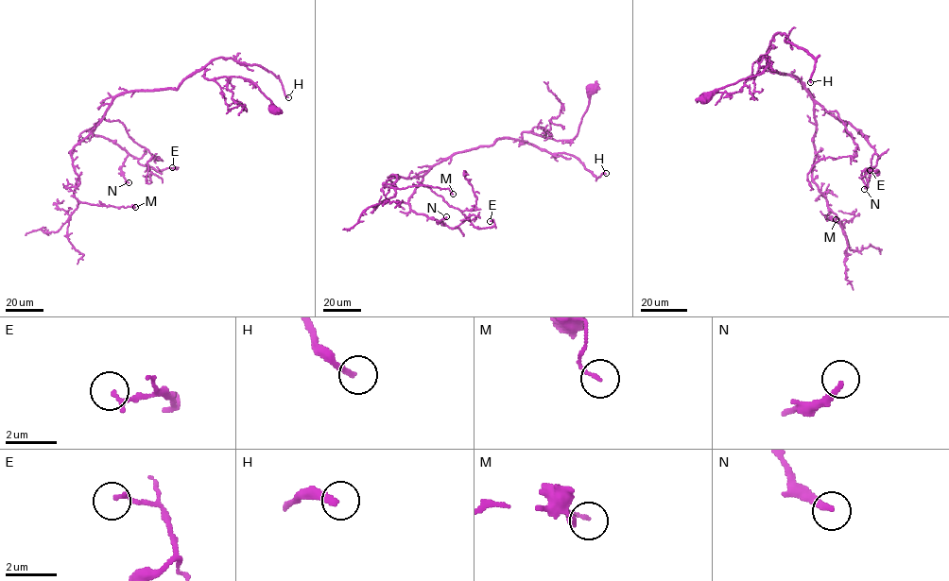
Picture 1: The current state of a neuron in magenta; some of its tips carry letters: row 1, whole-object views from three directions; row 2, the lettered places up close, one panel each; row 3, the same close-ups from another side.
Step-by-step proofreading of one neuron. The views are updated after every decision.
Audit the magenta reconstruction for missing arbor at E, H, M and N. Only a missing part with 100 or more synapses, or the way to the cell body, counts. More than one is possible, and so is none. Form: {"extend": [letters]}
{"extend": ["H"]}

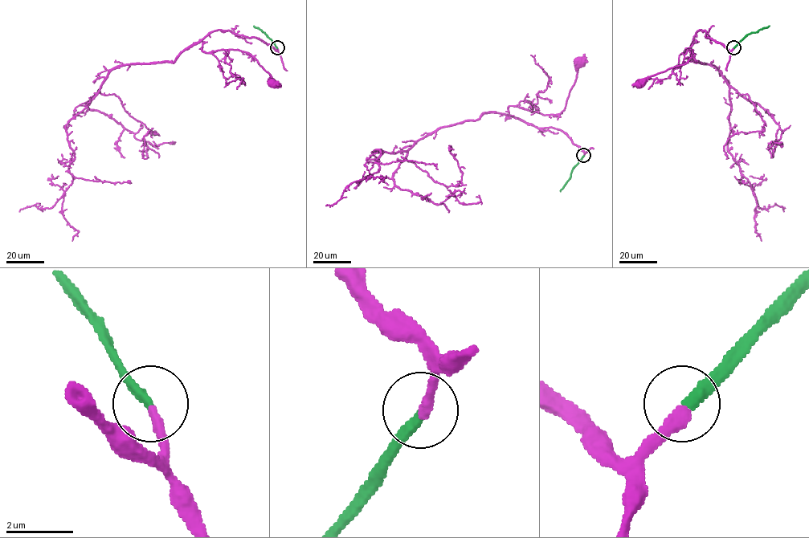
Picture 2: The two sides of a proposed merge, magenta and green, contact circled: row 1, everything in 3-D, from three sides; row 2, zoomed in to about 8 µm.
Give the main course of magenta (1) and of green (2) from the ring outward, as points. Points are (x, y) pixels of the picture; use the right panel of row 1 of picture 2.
1: (733, 48), (730, 50), (700, 30), (693, 38), (696, 41), (684, 51), (692, 50), (687, 61), (639, 83)
2: (733, 47), (748, 34), (769, 26)

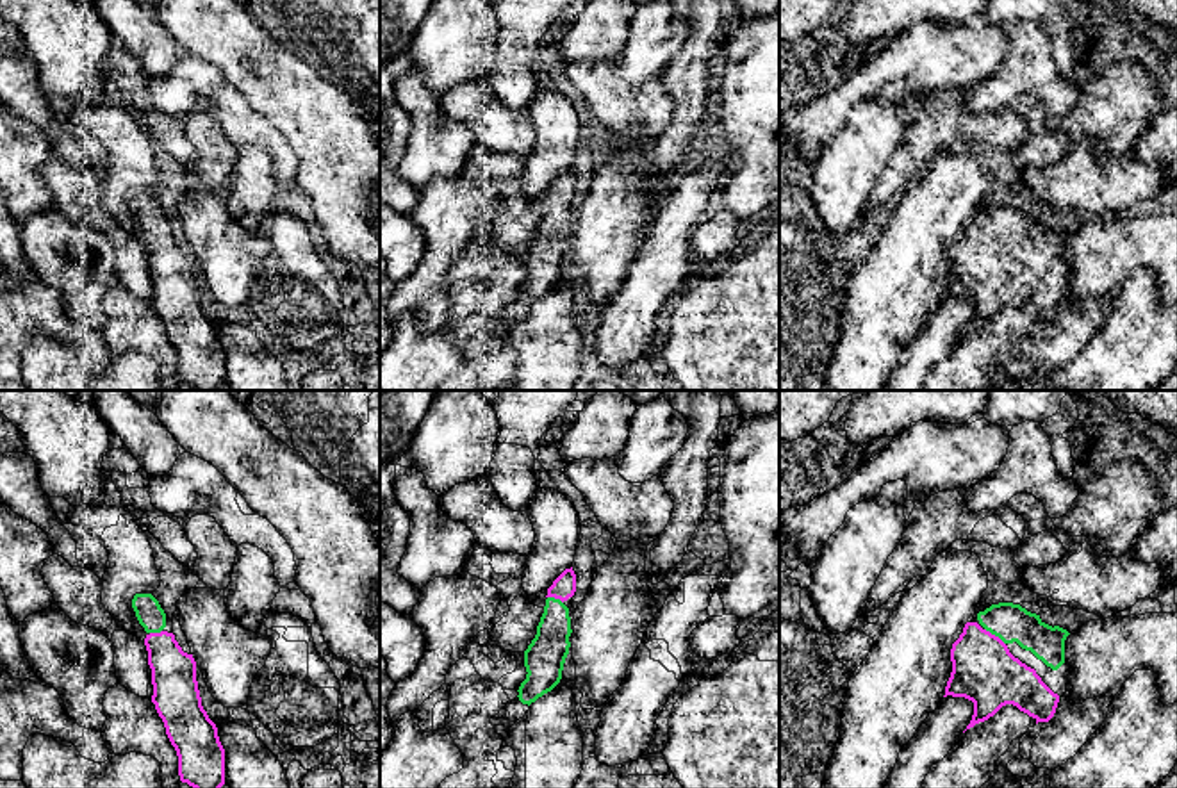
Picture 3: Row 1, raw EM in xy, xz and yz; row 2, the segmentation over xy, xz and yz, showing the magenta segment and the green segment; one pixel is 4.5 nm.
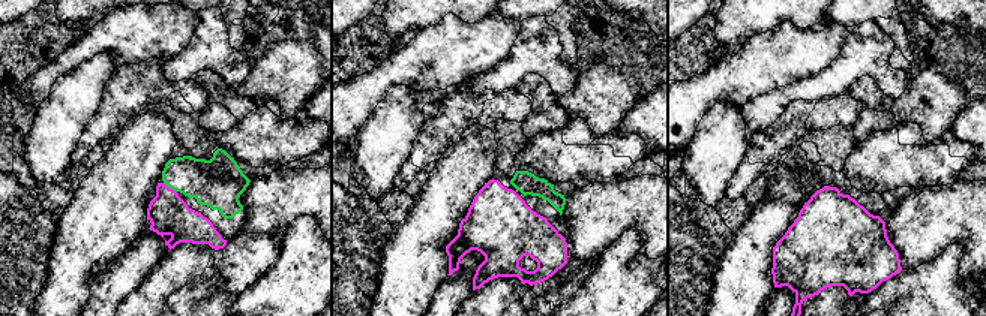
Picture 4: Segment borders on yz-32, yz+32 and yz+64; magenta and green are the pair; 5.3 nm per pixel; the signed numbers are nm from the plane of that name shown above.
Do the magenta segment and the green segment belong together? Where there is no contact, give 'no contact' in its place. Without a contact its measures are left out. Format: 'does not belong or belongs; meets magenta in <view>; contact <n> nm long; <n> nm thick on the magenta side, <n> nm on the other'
belongs; meets magenta in yz; contact 120 nm long; 280 nm thick on the magenta side, 170 nm on the other

